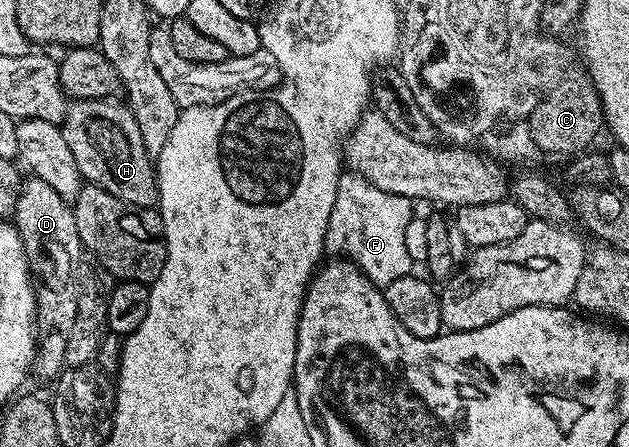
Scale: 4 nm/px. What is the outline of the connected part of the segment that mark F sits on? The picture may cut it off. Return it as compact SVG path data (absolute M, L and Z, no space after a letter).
M344 171L337 182L337 202L329 218L325 248L355 264L379 289L402 276L410 276L413 263L405 246L405 230L413 217L412 201L373 186L364 176Z

